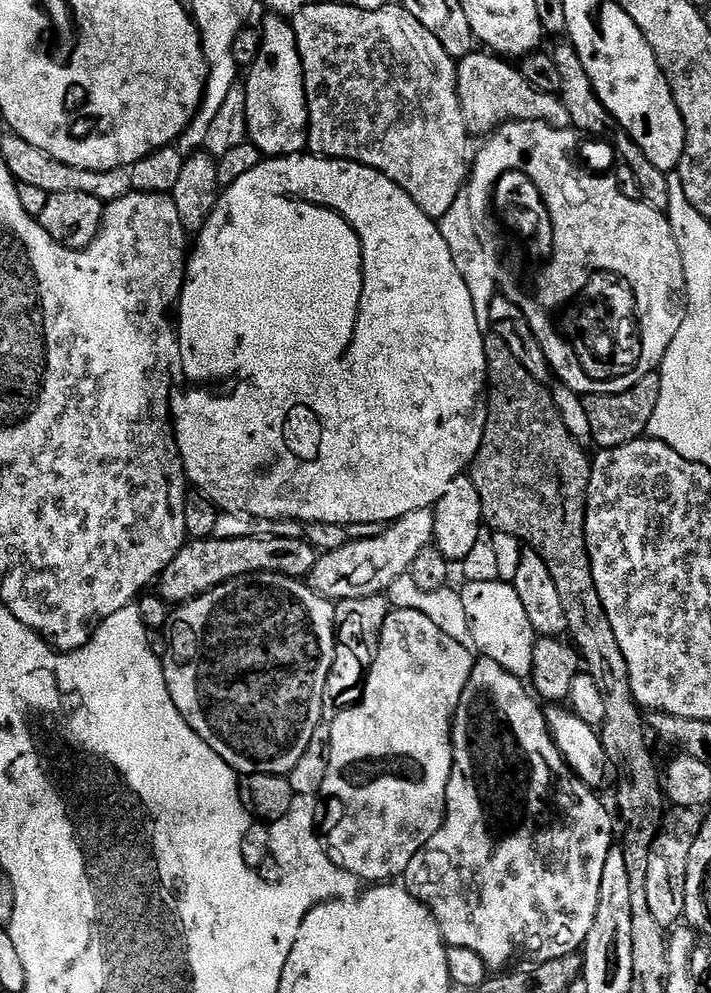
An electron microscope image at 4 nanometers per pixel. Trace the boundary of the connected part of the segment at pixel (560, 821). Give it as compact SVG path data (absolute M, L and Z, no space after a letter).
M480 658L480 659L477 659L477 660L476 660L476 661L475 661L475 663L473 663L473 666L472 666L472 673L471 673L471 674L470 674L470 682L466 682L466 690L462 690L462 702L461 702L461 703L460 703L460 705L459 705L459 706L458 706L458 710L457 710L457 711L456 711L456 716L455 716L455 717L454 717L454 718L453 718L453 719L452 719L452 763L453 763L453 765L454 765L454 767L453 767L453 769L452 769L452 773L451 773L451 774L450 774L450 782L449 782L449 783L448 783L448 785L447 785L447 786L446 786L446 810L445 810L445 811L444 811L444 821L443 821L443 822L442 822L442 826L441 826L441 827L440 827L440 829L439 829L439 830L438 830L438 834L434 834L434 838L430 838L430 842L426 842L426 846L422 846L422 850L418 850L418 854L414 854L414 859L413 859L413 860L411 860L411 861L410 861L410 866L409 866L409 867L408 867L408 869L406 869L406 871L404 871L404 875L403 875L403 877L402 877L402 884L403 884L403 887L405 887L405 888L407 888L407 890L408 890L408 892L409 892L409 893L410 893L410 895L412 895L412 896L413 896L413 897L414 897L414 898L418 898L418 902L422 902L422 903L423 903L423 904L425 904L425 906L426 906L426 907L428 907L428 909L429 909L429 910L431 910L431 911L432 911L432 916L433 916L433 917L434 917L434 918L435 918L435 919L436 919L436 921L437 921L437 922L438 922L438 926L439 926L439 927L440 927L440 932L441 932L441 934L442 934L442 935L443 935L443 936L444 936L444 942L445 942L445 945L448 945L448 946L462 946L462 950L474 950L474 954L478 954L478 958L482 958L482 962L483 962L483 963L484 963L484 965L485 965L485 966L487 966L487 967L488 967L488 968L489 968L489 970L491 970L491 971L492 971L492 972L493 972L493 973L496 973L496 974L500 974L500 973L503 973L503 972L504 972L504 971L505 971L505 970L508 970L508 969L511 969L511 968L512 968L512 967L513 967L513 965L515 965L515 964L512 964L512 963L514 963L514 962L515 962L515 960L516 960L516 956L520 956L520 955L524 955L524 956L528 956L528 955L532 955L532 956L536 956L536 957L532 957L532 958L535 958L535 959L536 959L536 960L537 960L537 961L542 961L542 960L553 960L553 959L554 959L554 958L562 958L562 957L563 957L563 956L568 956L568 955L569 955L569 954L570 954L570 953L571 953L571 952L580 952L580 951L581 951L581 949L583 949L583 946L584 946L584 943L585 943L585 942L586 942L586 934L590 934L590 926L594 926L594 914L598 914L598 889L599 889L599 888L600 888L600 887L602 887L602 869L603 869L603 868L605 868L605 867L606 867L606 854L610 854L610 850L611 850L611 849L612 849L612 848L613 848L613 846L614 846L614 840L612 840L612 816L613 816L613 813L612 813L612 812L611 812L611 811L610 811L610 808L609 808L609 812L610 812L610 813L608 813L608 808L607 808L607 806L606 806L606 805L604 805L604 804L603 804L603 802L602 802L602 801L600 801L600 800L599 800L599 798L598 798L598 797L596 797L596 796L599 796L599 795L597 795L597 793L596 793L596 792L595 792L595 791L593 791L593 789L591 789L591 788L588 788L588 787L587 787L587 786L586 786L586 782L582 782L582 781L581 781L581 780L579 780L579 778L578 778L578 777L577 777L577 776L575 776L575 774L574 774L574 773L573 773L573 772L572 772L572 767L570 767L570 765L569 765L569 764L568 764L568 763L566 763L566 761L565 761L565 760L564 760L564 759L563 759L563 758L562 758L562 754L561 754L561 753L560 753L560 751L559 751L559 750L558 750L558 746L557 746L557 745L556 745L556 744L555 744L555 743L554 743L554 741L553 741L553 740L552 740L552 732L551 732L551 731L550 731L550 729L548 729L548 722L547 722L547 719L546 719L546 712L545 712L545 709L544 709L544 708L543 708L543 707L542 707L542 708L541 708L541 709L540 709L540 708L539 708L539 706L540 706L540 707L541 707L541 705L540 705L540 704L539 704L539 703L538 703L538 700L537 700L537 697L536 697L536 696L535 696L535 695L533 695L533 693L532 693L532 692L531 692L531 691L529 691L529 689L528 689L528 688L527 688L527 687L526 687L526 684L525 684L525 681L522 681L522 680L519 680L519 678L518 678L518 677L516 677L516 676L515 676L515 675L514 675L514 674L510 674L510 673L509 673L509 672L507 672L507 671L506 671L506 670L502 670L502 666L498 666L498 662L494 662L494 661L493 661L493 660L485 660L485 659L483 659L483 658Z

